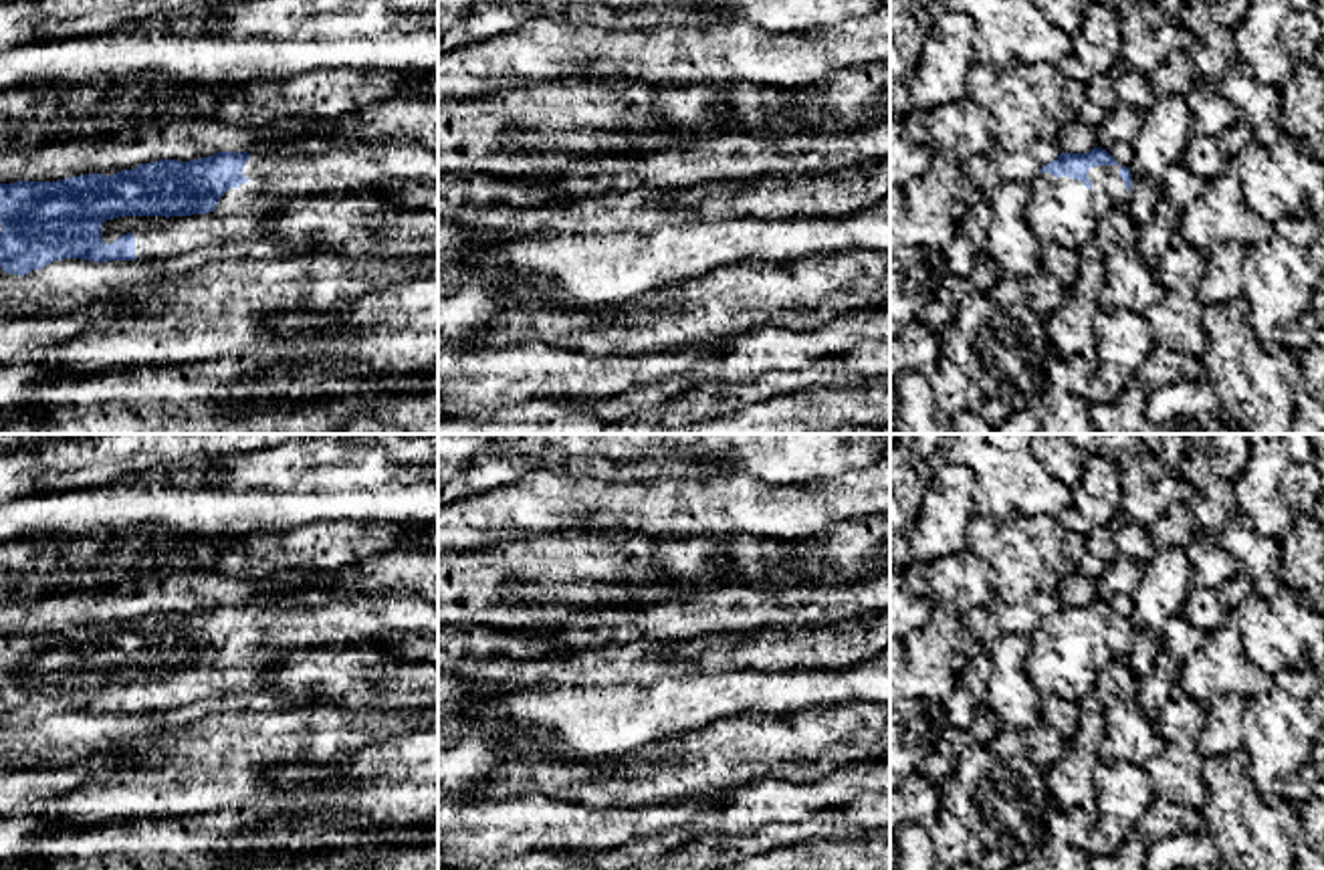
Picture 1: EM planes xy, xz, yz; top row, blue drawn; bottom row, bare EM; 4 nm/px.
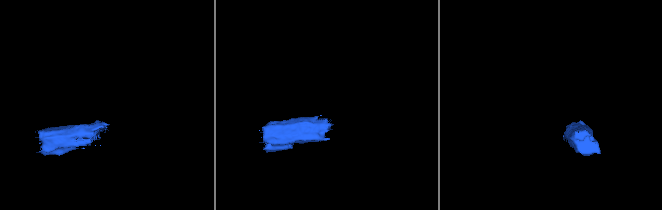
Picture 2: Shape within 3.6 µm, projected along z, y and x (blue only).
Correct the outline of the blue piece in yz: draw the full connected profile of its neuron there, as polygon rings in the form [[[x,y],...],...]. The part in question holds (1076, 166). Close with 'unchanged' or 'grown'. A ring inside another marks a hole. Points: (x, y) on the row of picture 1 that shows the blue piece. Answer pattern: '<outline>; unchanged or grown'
[[[1106,149],[1060,153],[1029,184],[1027,222],[1041,244],[1080,248],[1096,236],[1098,218],[1126,208],[1132,174]]]; grown

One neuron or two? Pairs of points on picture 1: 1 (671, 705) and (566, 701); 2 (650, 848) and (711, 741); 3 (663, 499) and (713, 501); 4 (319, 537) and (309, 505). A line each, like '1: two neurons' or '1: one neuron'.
1: one neuron
2: two neurons
3: one neuron
4: two neurons

